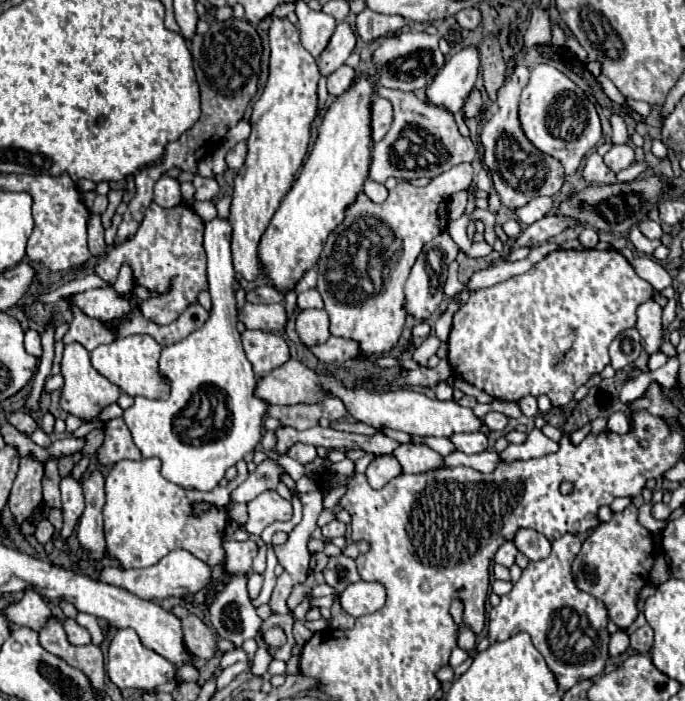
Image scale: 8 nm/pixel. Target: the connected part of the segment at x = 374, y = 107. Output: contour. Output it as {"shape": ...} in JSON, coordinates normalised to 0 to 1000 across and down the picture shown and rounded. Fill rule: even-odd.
{"shape":[[[550,137],[542,140],[542,200],[553,203],[571,183],[574,151]]]}

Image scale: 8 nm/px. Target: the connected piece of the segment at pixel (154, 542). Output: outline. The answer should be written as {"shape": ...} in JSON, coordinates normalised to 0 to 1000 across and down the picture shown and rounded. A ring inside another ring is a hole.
{"shape":[[[229,653],[215,656],[177,656],[171,659],[159,679],[153,682],[153,767],[156,767],[156,790],[168,793],[177,810],[215,810],[229,805],[250,785],[267,782],[276,787],[296,787],[296,799],[305,807],[314,807],[326,799],[328,785],[323,767],[331,750],[331,728],[328,722],[337,713],[337,702],[358,688],[361,665],[352,656],[345,662],[346,679],[334,685],[334,693],[317,693],[308,702],[267,699],[264,693],[241,685],[232,673],[235,659]],[[302,716],[305,725],[293,733],[282,730],[282,719]]]}

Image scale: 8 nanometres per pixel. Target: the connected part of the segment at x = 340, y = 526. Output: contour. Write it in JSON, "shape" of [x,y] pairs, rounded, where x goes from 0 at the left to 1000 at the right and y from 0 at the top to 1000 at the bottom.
{"shape":[[[486,742],[486,745],[480,745],[480,748],[472,753],[472,765],[474,765],[474,767],[504,765],[504,748],[501,748],[501,745],[495,745],[495,742]]]}

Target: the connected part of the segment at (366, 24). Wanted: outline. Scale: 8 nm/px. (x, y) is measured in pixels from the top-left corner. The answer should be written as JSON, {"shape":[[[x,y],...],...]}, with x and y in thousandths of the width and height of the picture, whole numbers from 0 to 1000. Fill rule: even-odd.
{"shape":[[[539,11],[521,20],[521,31],[518,31],[518,43],[524,54],[533,60],[545,60],[550,54],[559,54],[562,49],[582,46],[588,37],[591,37],[591,29],[585,23],[550,20],[550,17],[539,17]]]}

